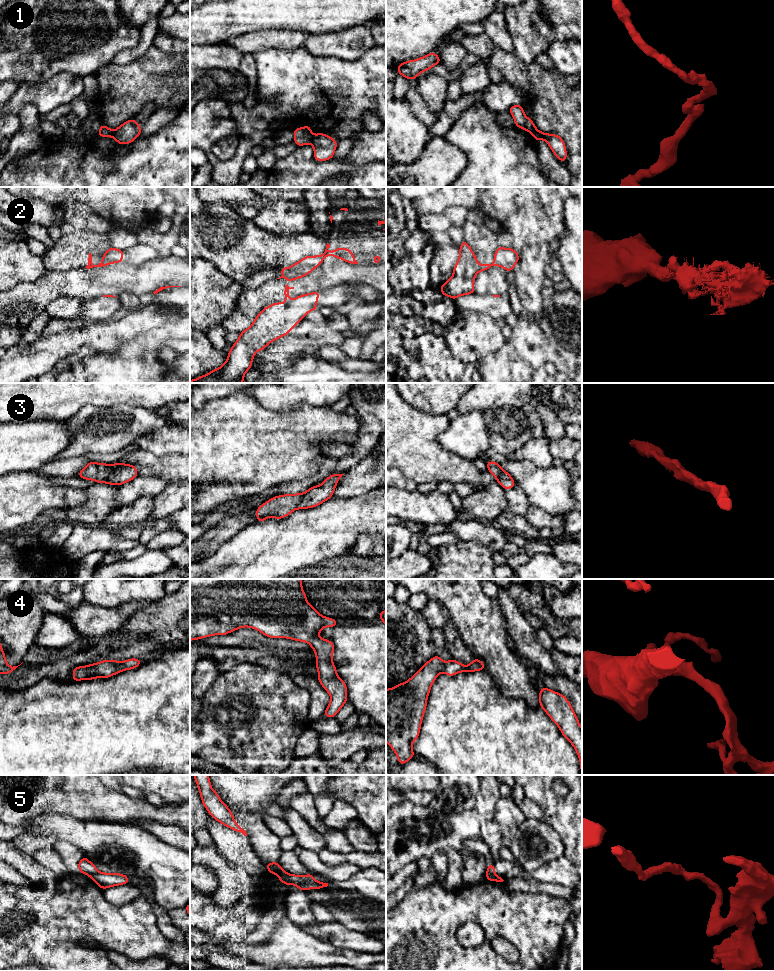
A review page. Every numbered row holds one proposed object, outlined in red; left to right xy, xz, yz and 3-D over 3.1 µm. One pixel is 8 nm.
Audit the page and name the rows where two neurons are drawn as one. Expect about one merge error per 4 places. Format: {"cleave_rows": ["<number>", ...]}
{"cleave_rows": ["1", "2", "5"]}

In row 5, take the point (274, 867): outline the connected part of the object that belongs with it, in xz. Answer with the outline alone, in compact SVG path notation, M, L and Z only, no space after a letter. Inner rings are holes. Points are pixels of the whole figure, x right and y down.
M278 862L265 863L267 871L272 874L276 874L279 880L285 885L289 885L287 872L279 865Z

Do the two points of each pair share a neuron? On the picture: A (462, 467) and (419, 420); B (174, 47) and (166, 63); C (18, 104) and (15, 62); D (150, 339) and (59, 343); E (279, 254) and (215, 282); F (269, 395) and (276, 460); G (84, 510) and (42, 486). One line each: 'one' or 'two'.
A: one
B: two
C: two
D: two
E: two
F: two
G: two

